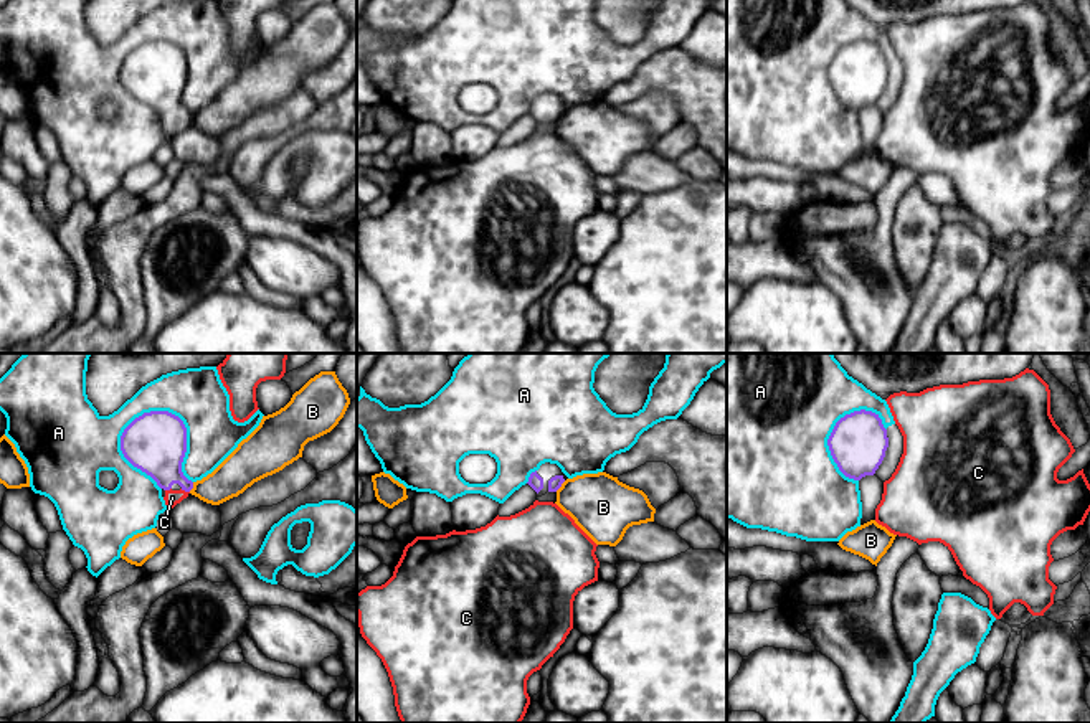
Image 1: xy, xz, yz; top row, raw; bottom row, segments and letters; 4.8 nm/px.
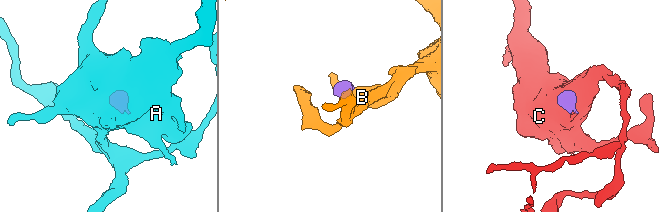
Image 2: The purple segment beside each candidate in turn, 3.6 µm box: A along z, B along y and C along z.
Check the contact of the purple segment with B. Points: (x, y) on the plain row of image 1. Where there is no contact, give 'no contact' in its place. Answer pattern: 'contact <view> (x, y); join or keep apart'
contact xz (560, 116); keep apart

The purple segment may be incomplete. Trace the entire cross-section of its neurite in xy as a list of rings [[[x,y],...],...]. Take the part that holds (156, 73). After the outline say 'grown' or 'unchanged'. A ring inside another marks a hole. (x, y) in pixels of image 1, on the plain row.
[[[168,41],[144,43],[124,59],[121,81],[134,97],[165,120],[168,140],[188,127],[193,112],[182,102],[187,58],[178,46]]]; grown

